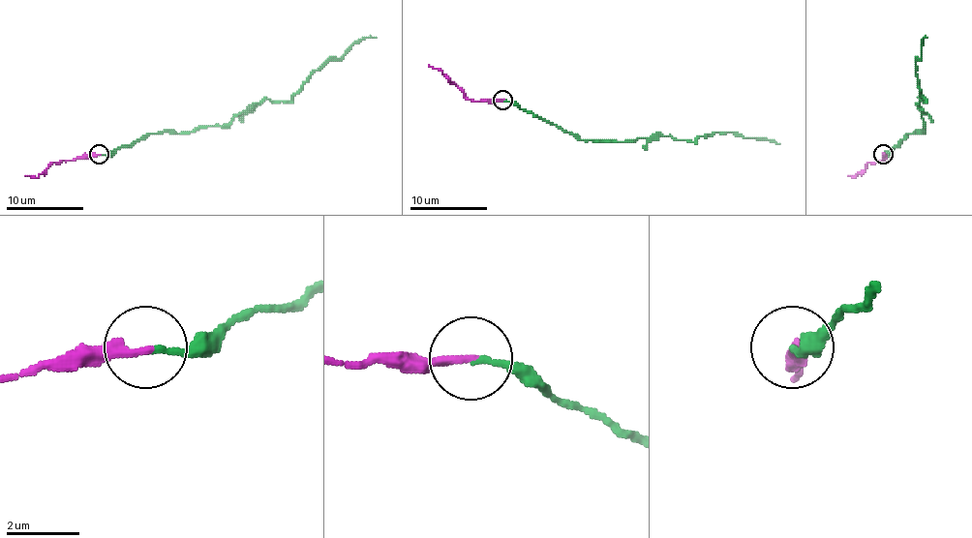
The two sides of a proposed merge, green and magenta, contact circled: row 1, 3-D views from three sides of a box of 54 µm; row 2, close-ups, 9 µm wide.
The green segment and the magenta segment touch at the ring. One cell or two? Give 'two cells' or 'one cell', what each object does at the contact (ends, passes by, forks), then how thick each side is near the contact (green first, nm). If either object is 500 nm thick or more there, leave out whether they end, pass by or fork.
one cell; green ends; magenta ends; calibres 150 and 240 nm

